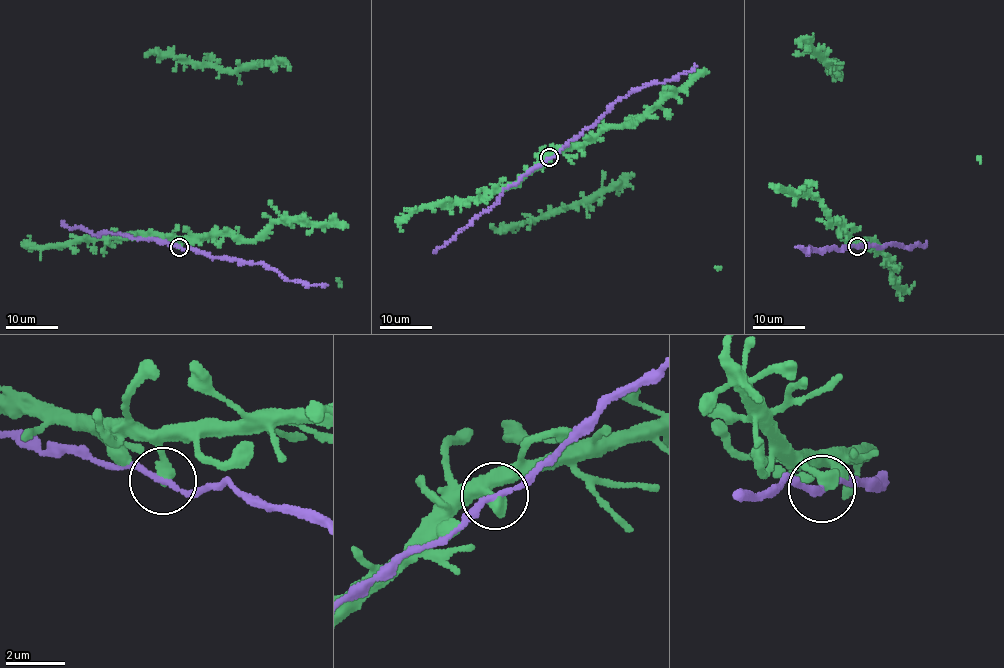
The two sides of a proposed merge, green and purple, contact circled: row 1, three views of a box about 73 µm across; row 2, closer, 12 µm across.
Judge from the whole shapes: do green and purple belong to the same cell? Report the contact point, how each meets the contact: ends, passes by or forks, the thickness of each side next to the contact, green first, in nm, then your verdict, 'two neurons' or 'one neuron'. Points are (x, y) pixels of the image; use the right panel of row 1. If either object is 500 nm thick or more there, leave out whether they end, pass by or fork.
at (857, 246); green ends there; purple passes by; 440 nm thick on the green side, 160 nm on the other; one neuron

